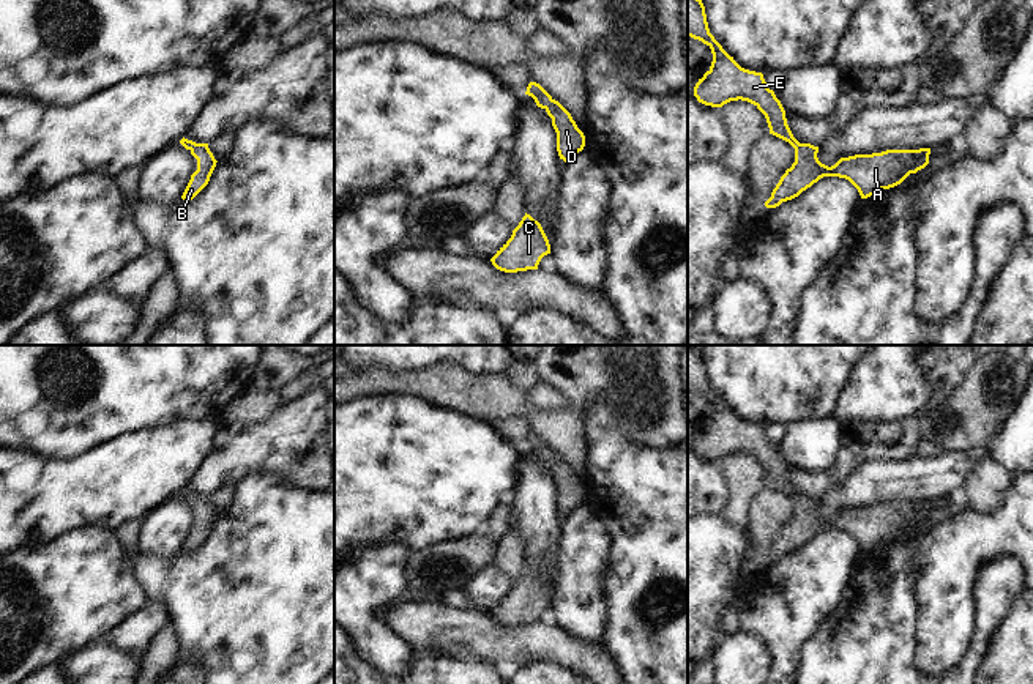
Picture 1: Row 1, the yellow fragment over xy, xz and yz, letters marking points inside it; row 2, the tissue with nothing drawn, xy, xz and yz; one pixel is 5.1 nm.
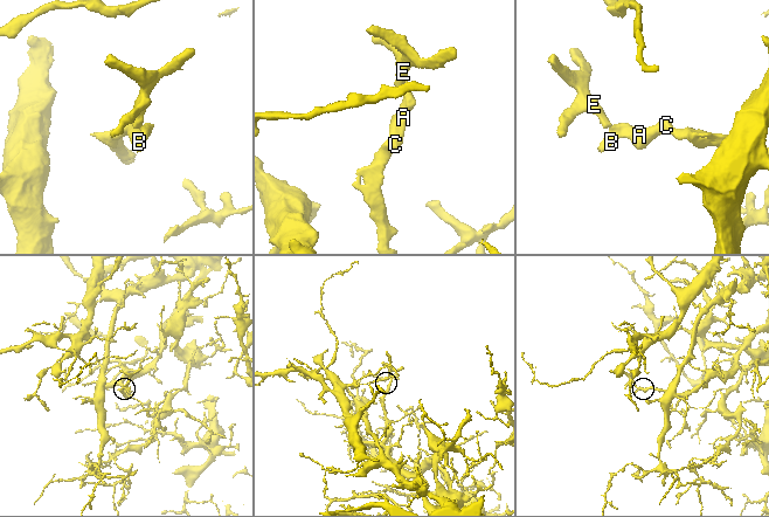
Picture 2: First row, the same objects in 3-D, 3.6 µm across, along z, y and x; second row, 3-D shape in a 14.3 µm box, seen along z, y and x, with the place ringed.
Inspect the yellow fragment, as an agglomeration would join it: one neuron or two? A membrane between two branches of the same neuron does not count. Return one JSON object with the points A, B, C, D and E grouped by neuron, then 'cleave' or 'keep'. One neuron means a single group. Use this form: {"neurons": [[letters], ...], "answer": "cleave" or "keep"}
{"neurons": [["A", "B", "C", "D", "E"]], "answer": "keep"}

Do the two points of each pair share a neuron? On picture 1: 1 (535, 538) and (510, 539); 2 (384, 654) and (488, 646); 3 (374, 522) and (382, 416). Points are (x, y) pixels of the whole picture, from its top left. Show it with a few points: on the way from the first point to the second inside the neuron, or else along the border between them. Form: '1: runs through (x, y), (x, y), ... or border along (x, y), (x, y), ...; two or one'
1: border along (514, 522), (524, 549), (525, 565); two
2: border along (385, 628), (398, 634), (413, 653); two
3: runs through (374, 495), (374, 468), (382, 460), (382, 443); one

